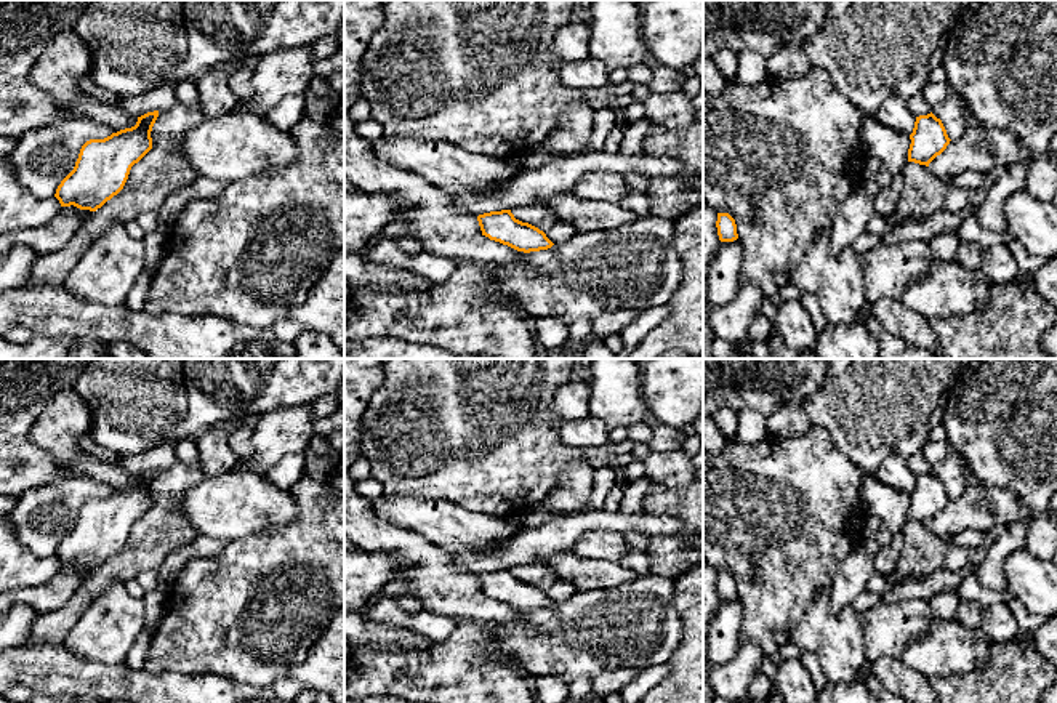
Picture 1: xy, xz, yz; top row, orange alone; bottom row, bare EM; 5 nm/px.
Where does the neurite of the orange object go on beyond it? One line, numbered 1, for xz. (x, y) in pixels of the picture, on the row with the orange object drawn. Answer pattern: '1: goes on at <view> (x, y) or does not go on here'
1: does not go on here

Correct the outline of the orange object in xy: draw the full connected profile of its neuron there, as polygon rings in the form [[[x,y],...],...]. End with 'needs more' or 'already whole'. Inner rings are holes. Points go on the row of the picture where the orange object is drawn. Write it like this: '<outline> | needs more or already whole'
[[[159,110],[138,117],[131,128],[112,133],[104,139],[86,141],[78,154],[74,170],[61,181],[54,197],[61,207],[77,207],[96,211],[117,195],[130,170],[151,149],[151,131]]] | already whole

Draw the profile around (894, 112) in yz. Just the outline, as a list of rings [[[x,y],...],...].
[[[894,93],[886,98],[874,117],[886,127],[894,128],[900,133],[911,135],[914,128],[916,117],[911,114],[908,107],[908,99]]]

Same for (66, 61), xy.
[[[75,30],[50,40],[27,80],[48,93],[56,104],[70,106],[82,93],[78,82],[91,72],[91,54]]]

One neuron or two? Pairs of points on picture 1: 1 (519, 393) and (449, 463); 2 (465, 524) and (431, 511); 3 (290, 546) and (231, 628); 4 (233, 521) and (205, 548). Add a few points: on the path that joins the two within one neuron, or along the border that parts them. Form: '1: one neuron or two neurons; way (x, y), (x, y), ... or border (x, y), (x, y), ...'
1: one neuron; way (505, 407), (466, 445)
2: one neuron; way (457, 524), (444, 524), (439, 519)
3: one neuron; way (290, 567), (252, 607)
4: two neurons; border (199, 534), (207, 534), (225, 543)

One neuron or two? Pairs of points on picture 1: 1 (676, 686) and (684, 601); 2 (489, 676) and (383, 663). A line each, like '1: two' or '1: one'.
1: one
2: one

